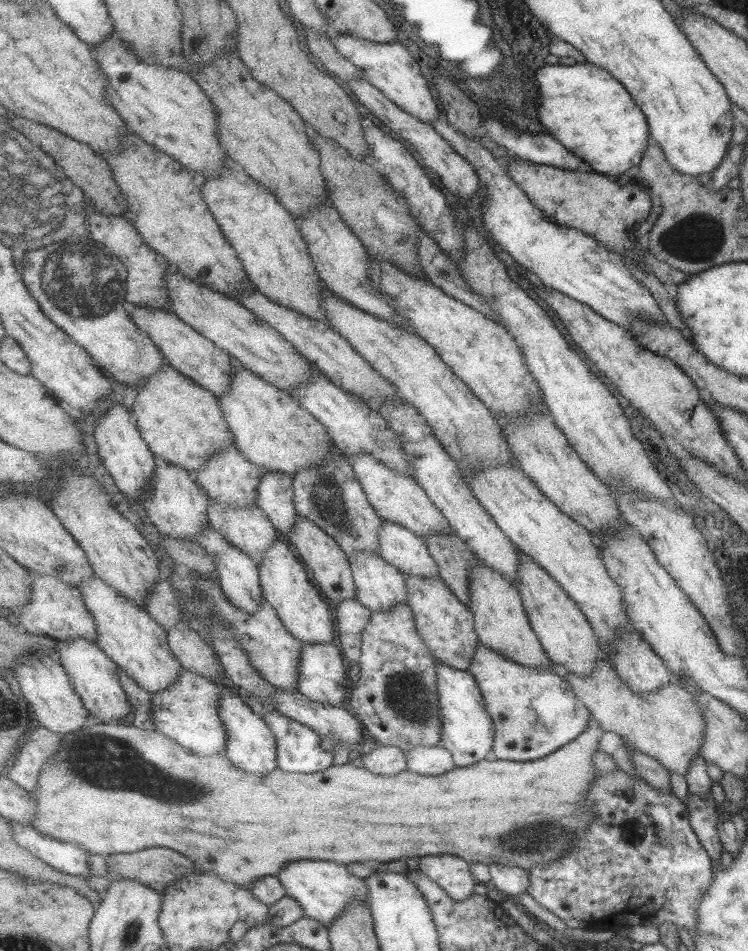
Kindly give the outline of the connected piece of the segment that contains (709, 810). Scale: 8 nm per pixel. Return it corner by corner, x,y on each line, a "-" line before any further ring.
691,792
688,793
686,803
689,821
699,841
706,849
708,856
712,859
714,867
721,865
723,844
719,839
717,831
717,820
719,818
716,809
719,806
714,803
713,798
704,800

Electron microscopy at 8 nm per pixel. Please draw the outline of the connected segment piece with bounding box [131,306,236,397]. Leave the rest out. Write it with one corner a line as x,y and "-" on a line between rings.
150,306
131,307
134,320
143,328
163,350
168,362
174,365
180,372
190,376
204,388
214,391
219,397
231,390
235,382
236,359
214,340
204,336
199,329
194,328
188,321
174,311
165,308
151,308

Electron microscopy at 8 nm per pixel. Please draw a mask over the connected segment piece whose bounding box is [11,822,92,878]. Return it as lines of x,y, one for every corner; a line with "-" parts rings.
11,823
15,826
16,840
48,864
74,876
92,876
92,853
80,843
58,840
32,825

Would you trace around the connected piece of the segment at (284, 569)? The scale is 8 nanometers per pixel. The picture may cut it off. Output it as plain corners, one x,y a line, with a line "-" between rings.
278,539
276,545
268,551
264,562
260,571
266,597
277,608
292,634
304,642
334,642
337,622
334,622
332,616
333,606
324,600
322,590
318,590
318,586
310,580
309,566
298,560
292,546

